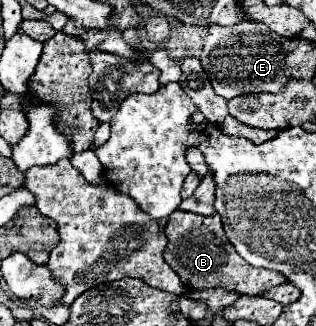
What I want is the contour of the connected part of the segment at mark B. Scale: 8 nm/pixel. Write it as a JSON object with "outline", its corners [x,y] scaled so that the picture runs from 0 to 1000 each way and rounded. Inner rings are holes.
{"outline":[[[557,641],[538,660],[532,690],[519,696],[532,727],[532,770],[519,770],[519,794],[538,807],[538,819],[570,844],[582,880],[639,893],[639,887],[722,887],[747,899],[778,905],[829,905],[848,887],[905,868],[905,850],[880,831],[854,825],[810,825],[791,819],[747,770],[741,752],[715,733],[703,678],[690,660],[646,666],[620,653],[595,653],[576,641]]]}

